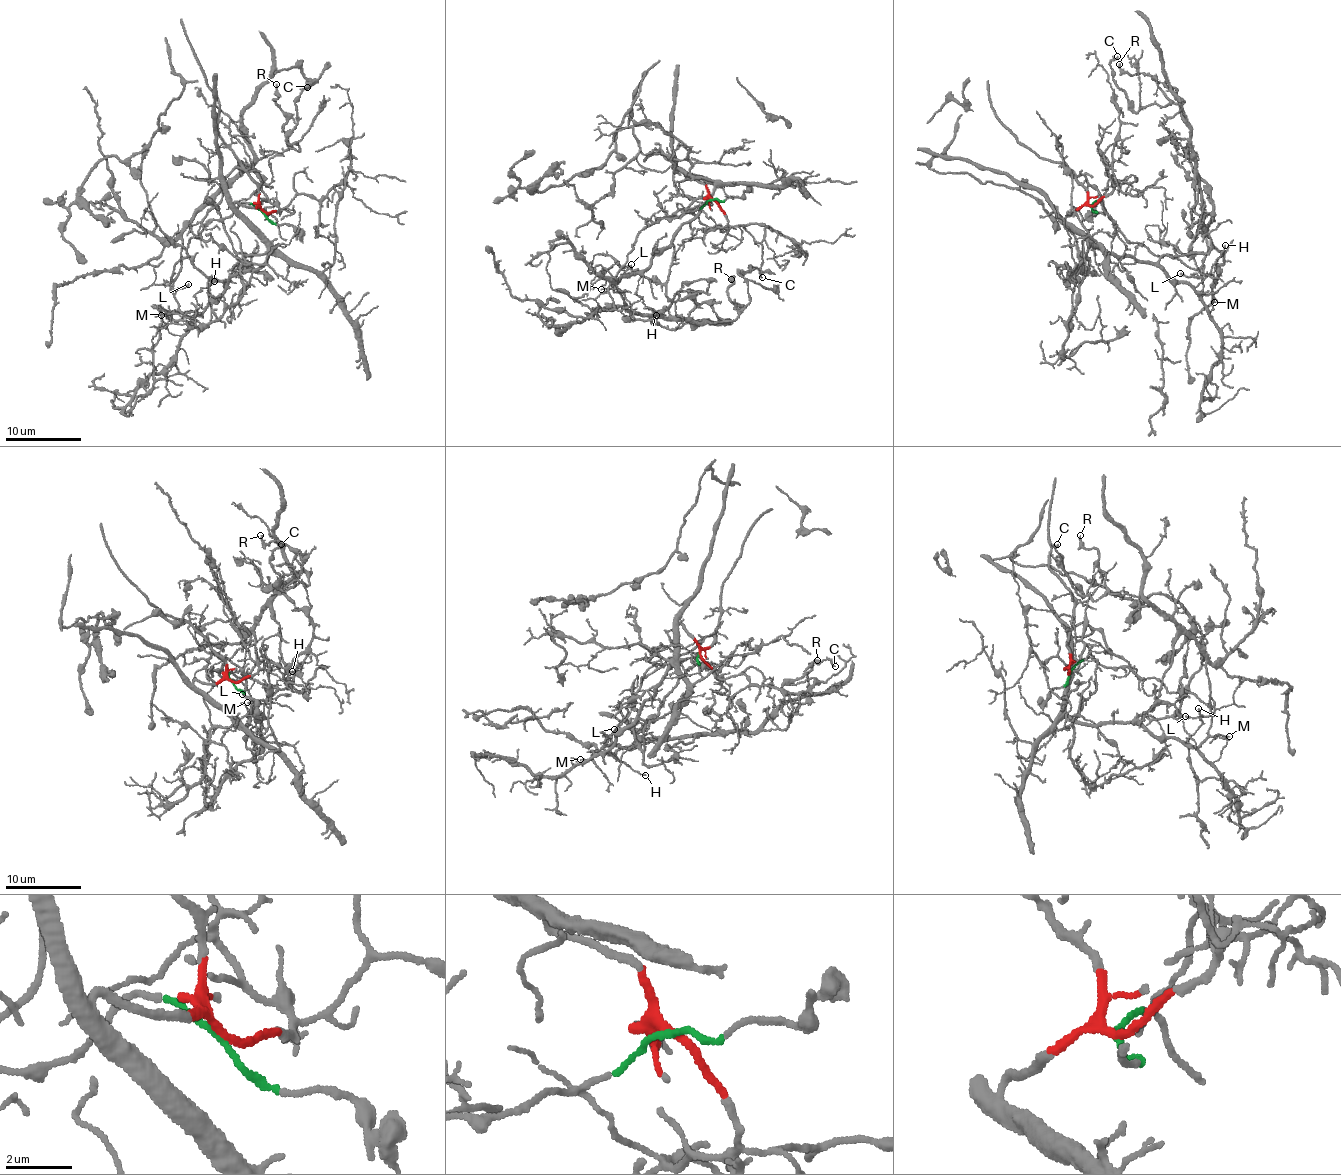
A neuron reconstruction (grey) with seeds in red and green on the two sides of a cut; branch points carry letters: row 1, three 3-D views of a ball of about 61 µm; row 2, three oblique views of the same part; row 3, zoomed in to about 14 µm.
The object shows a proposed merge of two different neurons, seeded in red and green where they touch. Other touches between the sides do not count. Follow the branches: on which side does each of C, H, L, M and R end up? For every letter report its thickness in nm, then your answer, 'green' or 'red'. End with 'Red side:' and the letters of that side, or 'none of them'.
C: 180 nm thick; green
H: 120 nm thick; red
L: 140 nm thick; green
M: 70 nm thick; red
R: 150 nm thick; green
Red side: H, M

